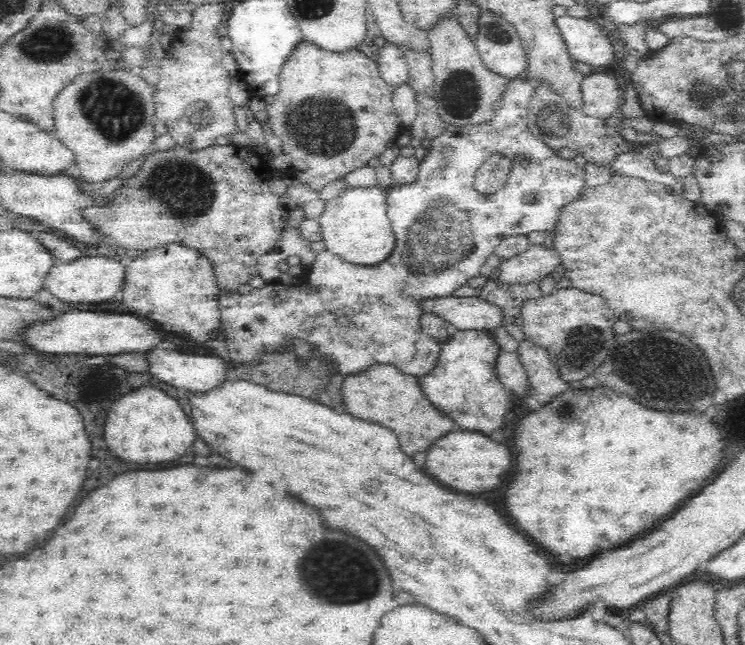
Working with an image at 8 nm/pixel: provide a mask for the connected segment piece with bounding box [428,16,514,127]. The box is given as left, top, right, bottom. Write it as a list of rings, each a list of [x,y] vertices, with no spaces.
[[[456,16],[438,23],[428,34],[435,74],[433,87],[441,120],[447,126],[458,127],[490,124],[494,118],[495,102],[504,96],[514,78],[497,75],[482,62],[475,43],[458,27]]]

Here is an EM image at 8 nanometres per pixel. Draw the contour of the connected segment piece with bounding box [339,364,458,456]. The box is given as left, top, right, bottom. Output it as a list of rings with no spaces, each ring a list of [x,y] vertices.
[[[388,364],[372,365],[356,374],[346,375],[339,394],[342,394],[342,403],[346,406],[344,412],[354,418],[390,428],[400,442],[400,450],[408,456],[422,452],[428,448],[428,444],[432,444],[432,440],[458,430],[452,428],[452,422],[444,420],[425,400],[418,387],[417,377],[402,375]]]

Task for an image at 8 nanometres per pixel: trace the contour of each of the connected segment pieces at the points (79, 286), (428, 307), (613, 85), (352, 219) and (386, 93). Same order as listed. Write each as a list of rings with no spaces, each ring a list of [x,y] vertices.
[[[82,254],[72,262],[56,262],[48,271],[44,279],[44,288],[52,292],[50,296],[60,298],[62,302],[80,302],[74,307],[82,306],[82,302],[98,304],[98,302],[110,302],[112,296],[118,296],[122,292],[125,283],[124,266],[112,258],[104,256],[84,256]]]
[[[478,296],[474,297],[442,297],[429,300],[422,304],[422,311],[433,312],[443,318],[446,322],[454,324],[458,331],[491,331],[494,328],[503,326],[504,313],[498,304],[491,301],[482,300]]]
[[[610,71],[592,73],[581,84],[582,107],[586,117],[608,119],[620,111],[624,91]]]
[[[378,187],[347,188],[325,202],[325,209],[318,221],[326,251],[348,264],[378,268],[396,250],[396,237],[387,215],[387,195]]]
[[[303,40],[281,68],[279,93],[273,96],[272,104],[261,106],[268,115],[268,127],[282,142],[282,152],[289,154],[291,165],[285,175],[320,191],[330,182],[346,180],[350,172],[366,166],[372,158],[392,147],[404,130],[393,108],[393,90],[394,87],[381,78],[378,65],[367,57],[363,48],[336,55]]]

